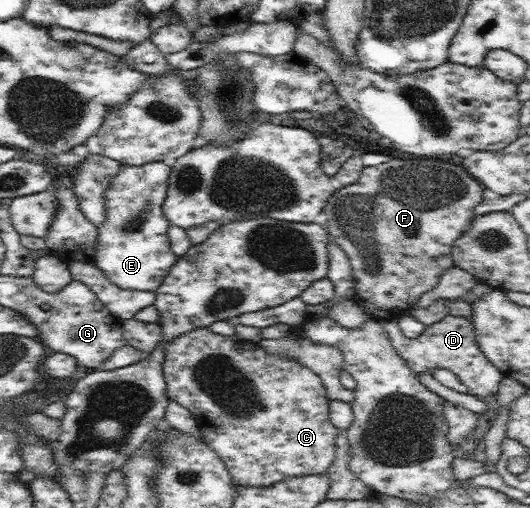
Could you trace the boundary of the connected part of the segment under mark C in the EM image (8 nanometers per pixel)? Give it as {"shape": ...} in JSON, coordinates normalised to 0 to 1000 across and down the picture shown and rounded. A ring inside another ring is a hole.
{"shape":[[[404,644],[368,646],[315,677],[308,709],[308,738],[315,756],[315,778],[360,811],[360,819],[370,827],[383,854],[385,872],[400,882],[400,888],[408,890],[408,896],[423,909],[443,957],[498,959],[551,939],[613,933],[623,923],[625,913],[630,911],[634,904],[632,868],[640,858],[647,858],[649,846],[636,844],[626,835],[621,815],[625,787],[617,781],[604,740],[589,732],[589,726],[549,705],[549,701],[502,693],[489,677],[455,667],[443,657],[442,661],[419,661],[406,652]]]}

